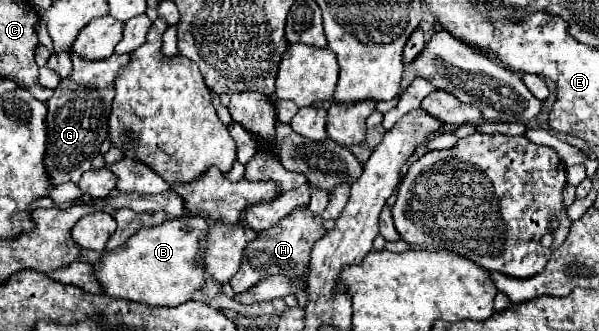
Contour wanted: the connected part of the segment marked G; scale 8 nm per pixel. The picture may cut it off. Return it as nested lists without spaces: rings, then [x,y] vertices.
[[[71,53],[73,71],[67,79],[63,79],[55,95],[47,101],[49,113],[47,113],[47,155],[45,165],[51,175],[51,187],[57,187],[61,183],[73,181],[77,183],[85,171],[91,169],[91,161],[99,155],[101,143],[107,139],[107,119],[111,113],[111,103],[115,95],[115,75],[121,67],[125,67],[127,61],[131,61],[131,55],[117,55],[113,53],[105,61],[83,61],[77,55]]]

